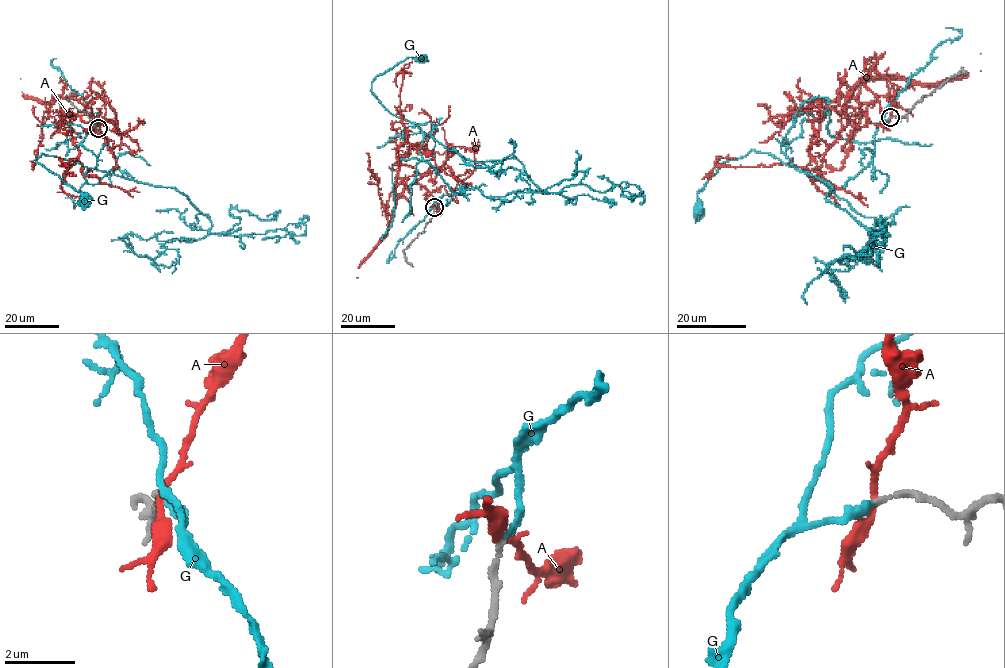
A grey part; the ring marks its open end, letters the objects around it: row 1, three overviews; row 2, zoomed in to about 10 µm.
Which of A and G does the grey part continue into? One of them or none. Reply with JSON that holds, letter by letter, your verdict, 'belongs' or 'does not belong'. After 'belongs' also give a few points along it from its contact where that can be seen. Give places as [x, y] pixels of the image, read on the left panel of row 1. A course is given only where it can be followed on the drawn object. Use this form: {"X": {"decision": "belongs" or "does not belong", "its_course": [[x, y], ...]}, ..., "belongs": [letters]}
{"A": {"decision": "does not belong"}, "G": {"decision": "belongs", "its_course": [[98, 128], [115, 162], [96, 183], [88, 183], [86, 167], [78, 162], [42, 153], [35, 160], [84, 198]]}, "belongs": ["G"]}

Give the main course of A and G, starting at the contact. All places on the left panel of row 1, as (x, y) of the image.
A: (98, 127), (105, 109), (97, 93), (59, 98), (79, 156), (71, 167), (63, 166), (73, 173), (65, 173)
G: (98, 128), (115, 162), (96, 183), (88, 183), (86, 167), (78, 162), (42, 153), (35, 160), (84, 198)

